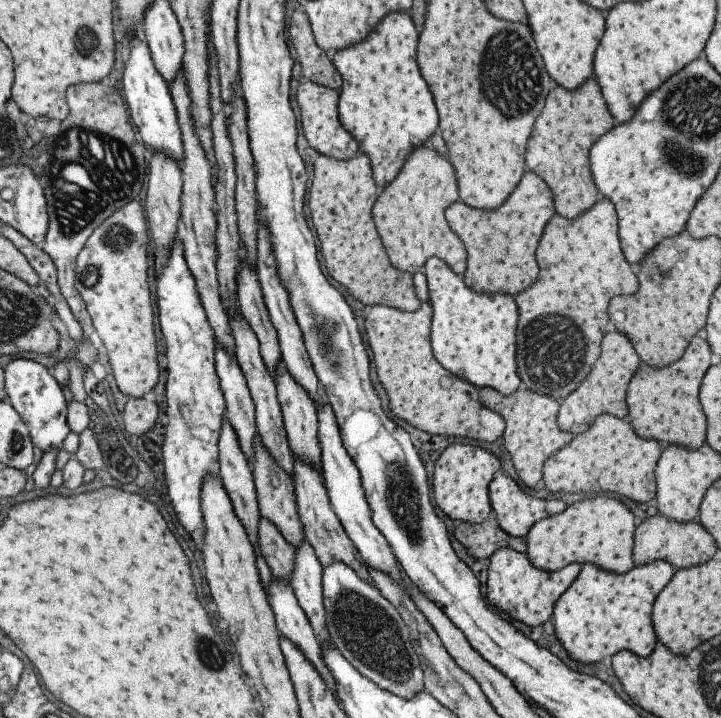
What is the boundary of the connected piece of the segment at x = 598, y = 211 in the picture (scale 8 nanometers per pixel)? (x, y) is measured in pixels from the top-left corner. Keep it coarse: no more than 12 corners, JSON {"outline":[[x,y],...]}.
{"outline":[[613,204],[553,216],[515,296],[521,387],[561,400],[637,292]]}

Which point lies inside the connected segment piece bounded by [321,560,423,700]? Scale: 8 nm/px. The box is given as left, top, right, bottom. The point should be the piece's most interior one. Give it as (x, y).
(366, 630)

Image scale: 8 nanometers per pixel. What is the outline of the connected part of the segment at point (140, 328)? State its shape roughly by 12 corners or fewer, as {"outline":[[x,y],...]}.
{"outline":[[139,203],[91,232],[73,288],[119,392],[158,375]]}

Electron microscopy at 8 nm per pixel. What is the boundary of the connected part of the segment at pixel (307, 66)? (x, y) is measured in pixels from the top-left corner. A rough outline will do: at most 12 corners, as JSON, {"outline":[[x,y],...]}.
{"outline":[[294,12],[291,41],[302,80],[339,92],[341,77]]}

